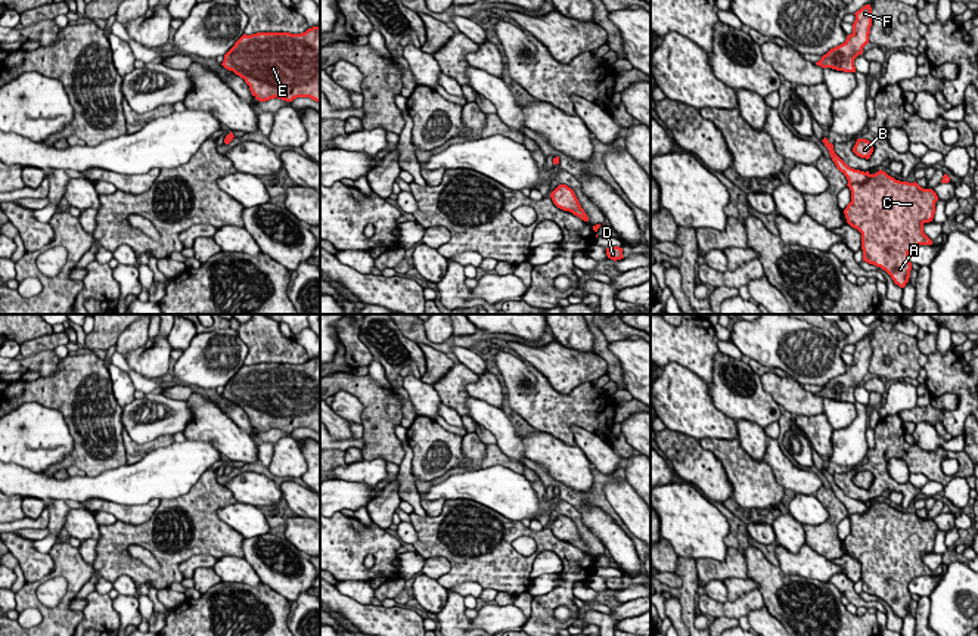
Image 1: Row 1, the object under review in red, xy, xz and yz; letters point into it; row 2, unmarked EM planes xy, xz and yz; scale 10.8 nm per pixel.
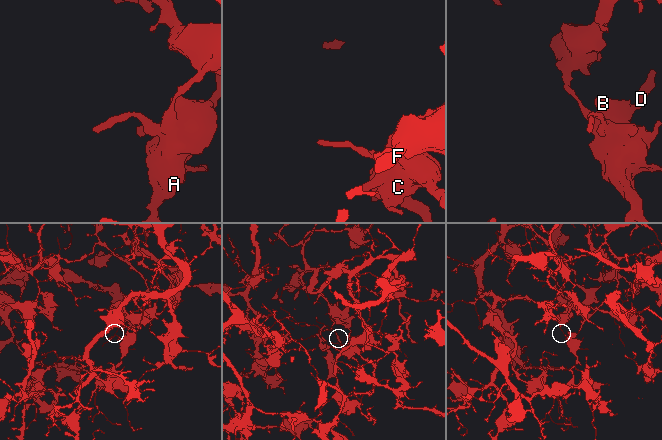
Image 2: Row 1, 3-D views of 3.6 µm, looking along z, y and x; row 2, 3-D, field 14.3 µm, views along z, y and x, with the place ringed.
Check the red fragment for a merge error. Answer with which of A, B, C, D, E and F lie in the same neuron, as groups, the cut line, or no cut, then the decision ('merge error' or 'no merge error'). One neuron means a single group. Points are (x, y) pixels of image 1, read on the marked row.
A B C D / E F | xz (553, 158), (558, 161) | merge error

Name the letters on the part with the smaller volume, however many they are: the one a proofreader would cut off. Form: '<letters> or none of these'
A, B, C, D

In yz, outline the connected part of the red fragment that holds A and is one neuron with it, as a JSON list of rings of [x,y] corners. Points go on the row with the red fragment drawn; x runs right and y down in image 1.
[[[829,143],[828,151],[836,168],[847,177],[851,202],[844,210],[847,223],[861,233],[863,261],[885,270],[895,285],[904,288],[910,277],[909,252],[919,245],[932,245],[923,233],[923,224],[932,221],[937,193],[923,189],[916,182],[900,182],[879,170],[875,174],[848,167]]]

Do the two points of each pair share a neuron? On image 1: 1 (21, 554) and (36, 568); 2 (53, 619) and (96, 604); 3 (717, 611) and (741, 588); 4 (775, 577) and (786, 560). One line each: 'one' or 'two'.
1: one
2: two
3: two
4: two

